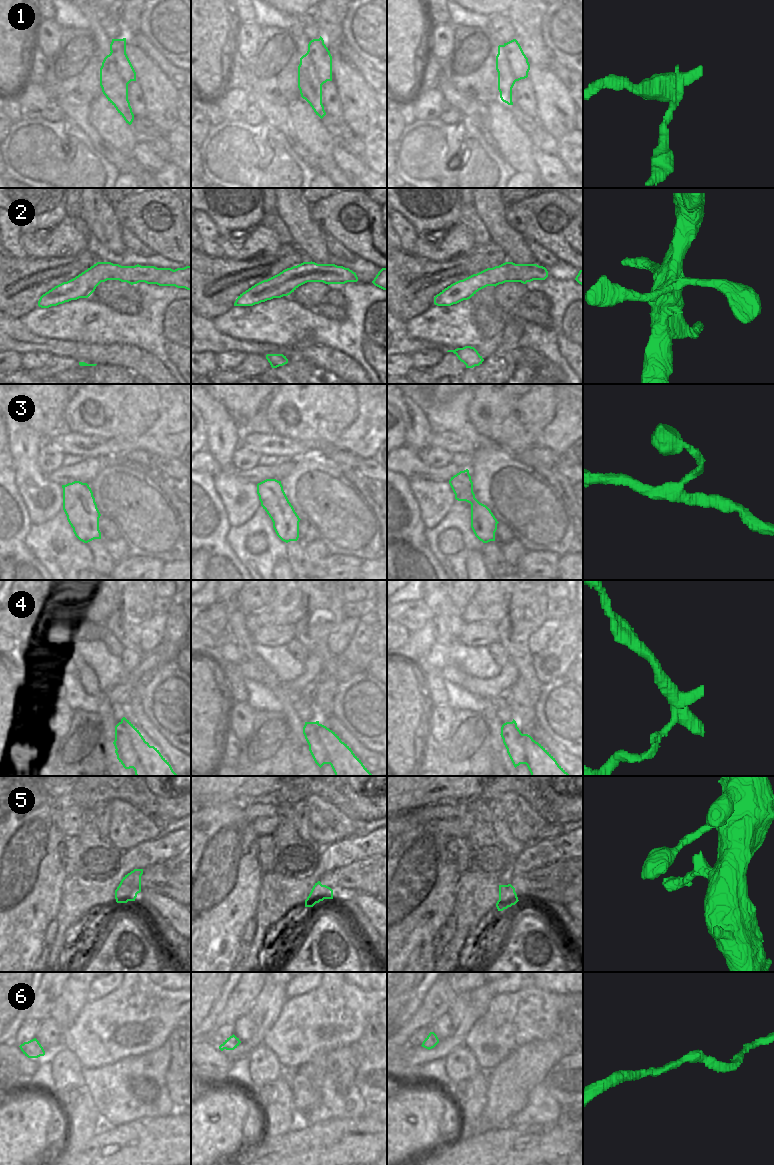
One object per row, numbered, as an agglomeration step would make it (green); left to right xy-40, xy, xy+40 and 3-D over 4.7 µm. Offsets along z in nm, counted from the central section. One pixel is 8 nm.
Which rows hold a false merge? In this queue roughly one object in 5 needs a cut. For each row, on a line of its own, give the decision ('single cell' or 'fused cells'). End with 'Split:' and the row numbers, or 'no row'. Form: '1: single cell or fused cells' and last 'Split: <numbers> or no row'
1: single cell
2: single cell
3: single cell
4: fused cells
5: single cell
6: single cell
Split: 4

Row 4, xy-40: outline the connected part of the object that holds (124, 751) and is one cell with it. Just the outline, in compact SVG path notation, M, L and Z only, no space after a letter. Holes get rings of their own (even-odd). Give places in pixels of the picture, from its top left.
M119 722L118 725L119 725L119 733L117 735L117 741L116 741L117 748L115 750L117 759L125 769L134 768L135 753L133 751L131 741L121 722Z

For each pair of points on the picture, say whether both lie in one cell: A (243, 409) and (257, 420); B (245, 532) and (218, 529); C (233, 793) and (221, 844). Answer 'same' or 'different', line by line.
A: different
B: different
C: different

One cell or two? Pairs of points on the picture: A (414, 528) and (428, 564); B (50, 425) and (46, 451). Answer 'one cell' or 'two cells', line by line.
A: one cell
B: two cells

